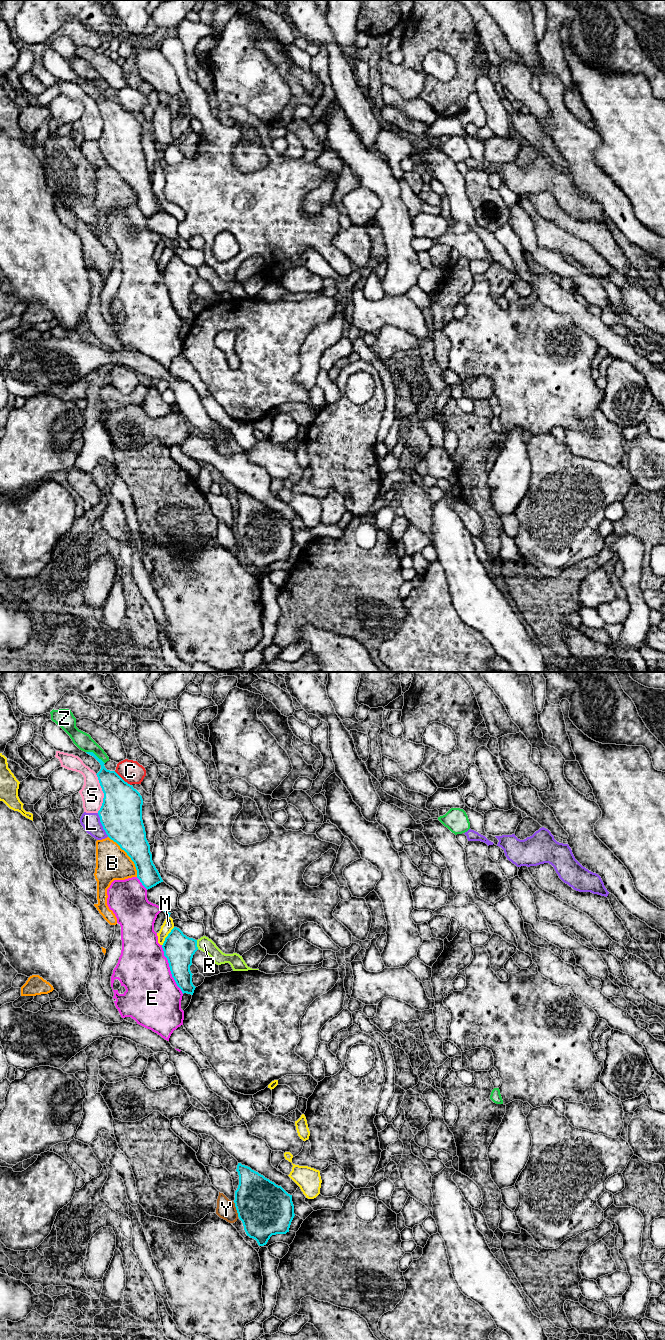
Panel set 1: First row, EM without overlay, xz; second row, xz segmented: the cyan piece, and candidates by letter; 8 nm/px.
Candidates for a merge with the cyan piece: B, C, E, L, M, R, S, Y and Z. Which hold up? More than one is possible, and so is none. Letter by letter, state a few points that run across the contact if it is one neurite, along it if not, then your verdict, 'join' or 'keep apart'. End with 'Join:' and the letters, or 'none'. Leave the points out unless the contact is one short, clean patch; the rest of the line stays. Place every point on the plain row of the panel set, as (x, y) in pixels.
B: keep apart
C: keep apart
E: keep apart
L: keep apart
M: keep apart
R: xz (196, 268), (198, 276) | keep apart
S: keep apart
Y: xz (233, 530), (238, 544) | keep apart
Z: keep apart
Join: none

